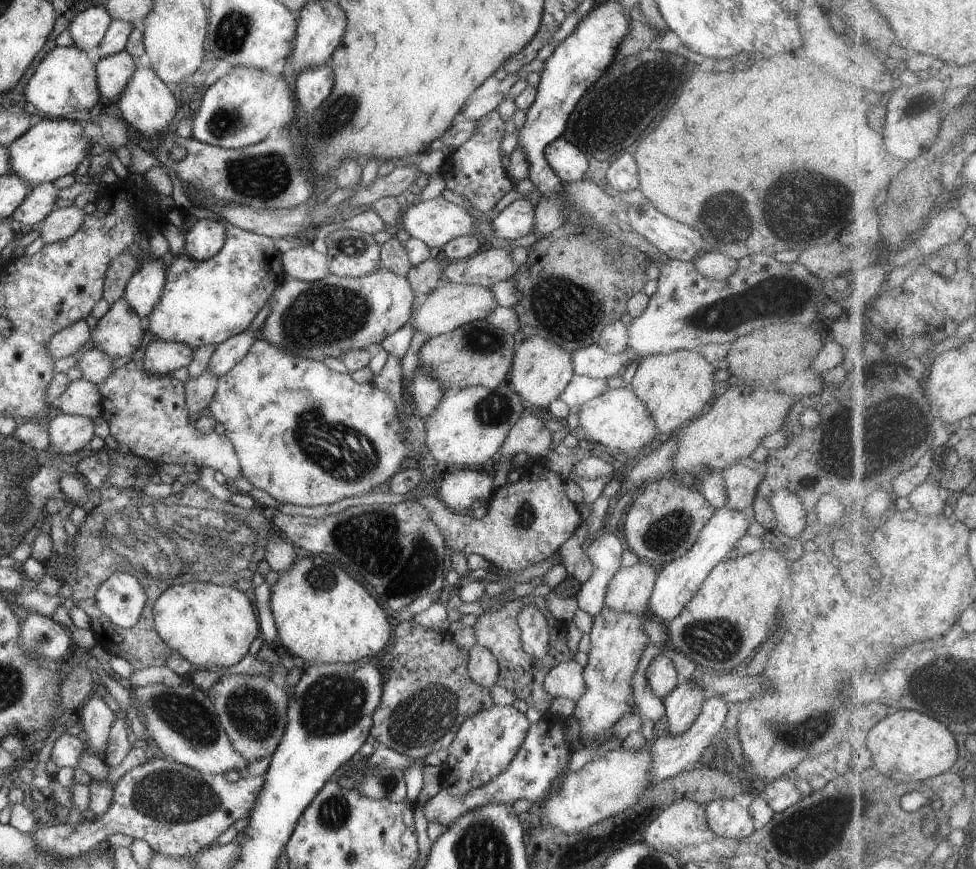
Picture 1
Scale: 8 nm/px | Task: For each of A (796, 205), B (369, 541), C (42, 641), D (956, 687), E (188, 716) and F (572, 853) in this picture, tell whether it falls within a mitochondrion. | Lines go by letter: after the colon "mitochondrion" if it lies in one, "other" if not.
A: mitochondrion
B: mitochondrion
C: mitochondrion
D: mitochondrion
E: mitochondrion
F: other

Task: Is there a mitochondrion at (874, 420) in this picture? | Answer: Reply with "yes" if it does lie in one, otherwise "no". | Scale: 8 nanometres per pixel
yes

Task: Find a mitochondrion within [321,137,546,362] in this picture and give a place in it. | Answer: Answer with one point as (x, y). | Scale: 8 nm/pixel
(479, 341)

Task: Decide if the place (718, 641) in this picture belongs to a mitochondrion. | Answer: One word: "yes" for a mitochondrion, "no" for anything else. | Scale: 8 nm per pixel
yes

